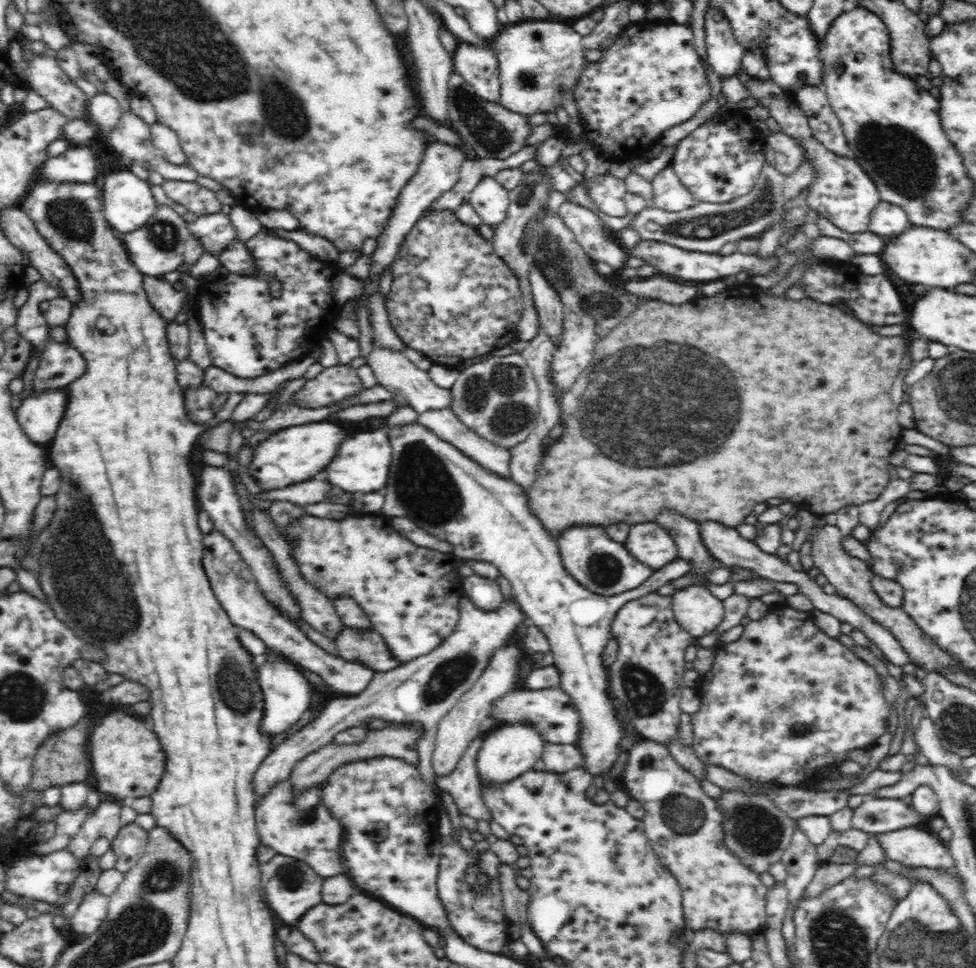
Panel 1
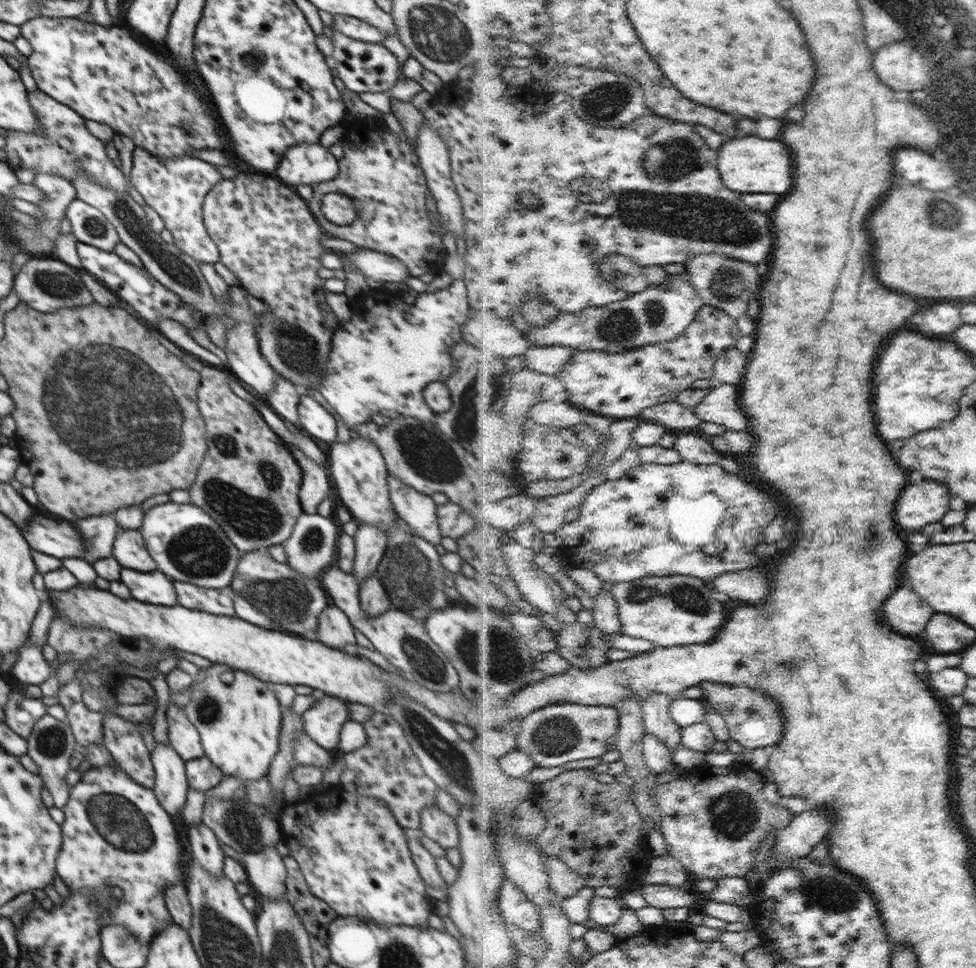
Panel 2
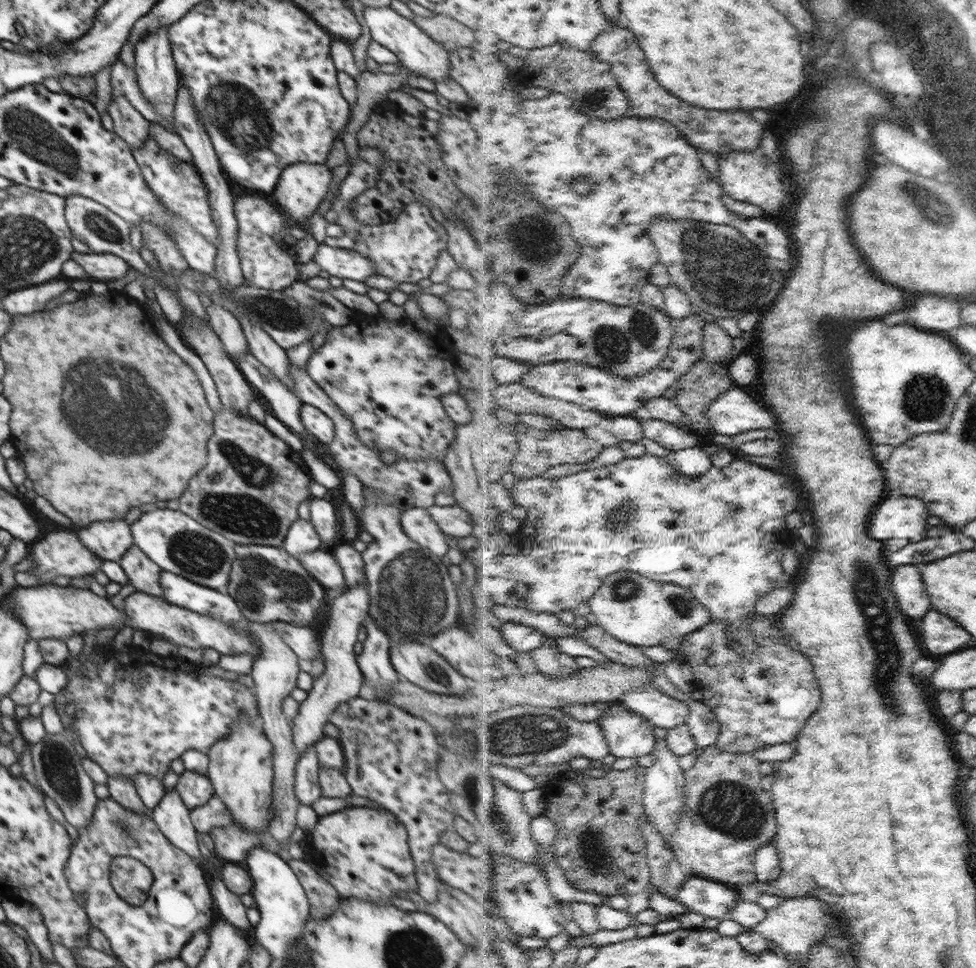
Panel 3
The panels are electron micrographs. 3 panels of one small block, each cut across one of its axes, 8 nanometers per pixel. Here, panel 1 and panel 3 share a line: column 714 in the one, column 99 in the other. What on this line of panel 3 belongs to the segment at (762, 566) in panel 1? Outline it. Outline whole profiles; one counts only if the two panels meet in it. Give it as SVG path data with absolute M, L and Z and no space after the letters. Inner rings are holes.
M123 520L100 521L77 529L77 535L102 560L119 562L128 548L133 546L130 525Z

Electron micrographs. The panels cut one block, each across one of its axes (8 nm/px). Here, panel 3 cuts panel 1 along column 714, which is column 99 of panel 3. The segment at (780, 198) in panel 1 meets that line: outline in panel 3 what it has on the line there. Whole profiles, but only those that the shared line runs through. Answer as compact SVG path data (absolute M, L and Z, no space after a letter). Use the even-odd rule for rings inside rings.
M80 195L68 196L65 198L65 220L71 229L72 236L78 238L87 244L95 253L110 253L123 258L130 266L134 267L148 280L152 280L154 272L152 267L141 257L138 251L135 251L130 245L131 225L126 220L120 218L106 209L102 204L95 202L90 198L84 198Z

